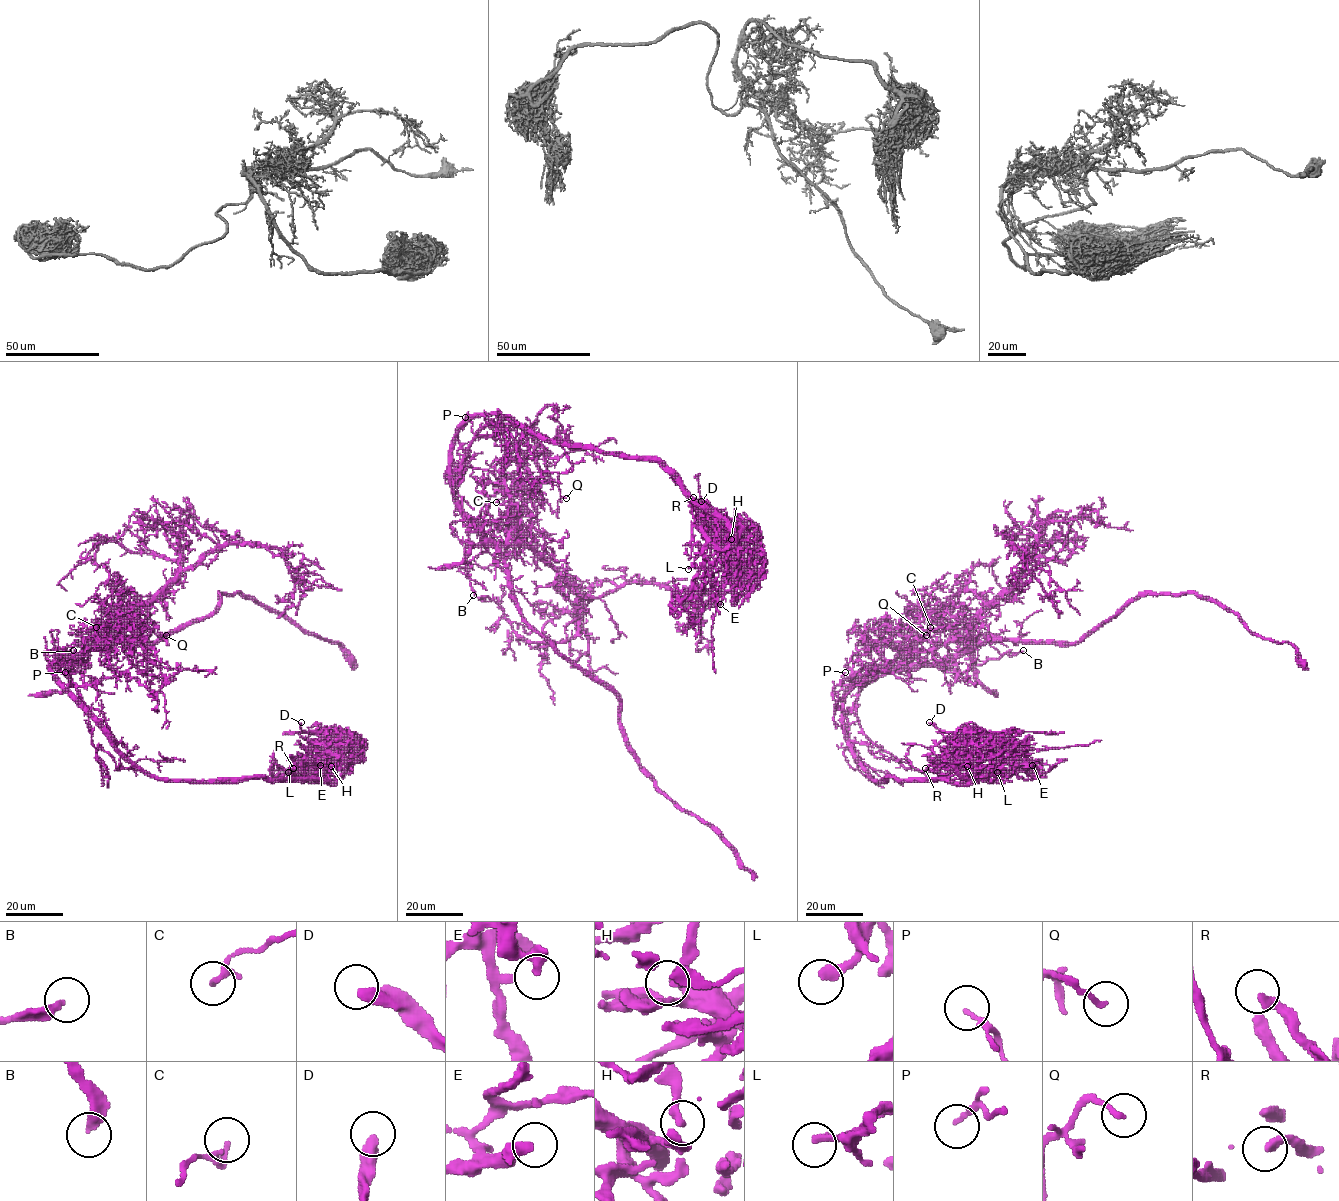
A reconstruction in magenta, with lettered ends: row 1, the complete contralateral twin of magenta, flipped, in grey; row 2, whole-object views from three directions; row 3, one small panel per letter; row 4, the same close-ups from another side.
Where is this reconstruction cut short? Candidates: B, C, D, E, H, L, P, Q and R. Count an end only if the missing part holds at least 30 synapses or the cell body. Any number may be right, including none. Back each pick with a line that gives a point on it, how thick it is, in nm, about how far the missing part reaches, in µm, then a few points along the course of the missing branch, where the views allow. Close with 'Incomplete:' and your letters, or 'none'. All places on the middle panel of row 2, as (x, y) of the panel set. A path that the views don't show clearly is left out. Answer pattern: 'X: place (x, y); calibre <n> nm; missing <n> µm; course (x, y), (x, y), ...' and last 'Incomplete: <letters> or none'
Incomplete: none

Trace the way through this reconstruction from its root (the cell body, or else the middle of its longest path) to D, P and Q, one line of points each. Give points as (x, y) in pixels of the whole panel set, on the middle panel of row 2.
D: (451, 443), (501, 415), (653, 459), (734, 541), (745, 523), (724, 533), (701, 501)
P: (451, 443), (455, 432), (470, 419), (469, 415), (465, 417)
Q: (451, 443), (454, 500), (494, 541), (521, 540), (511, 498), (537, 492), (555, 512), (566, 498)

